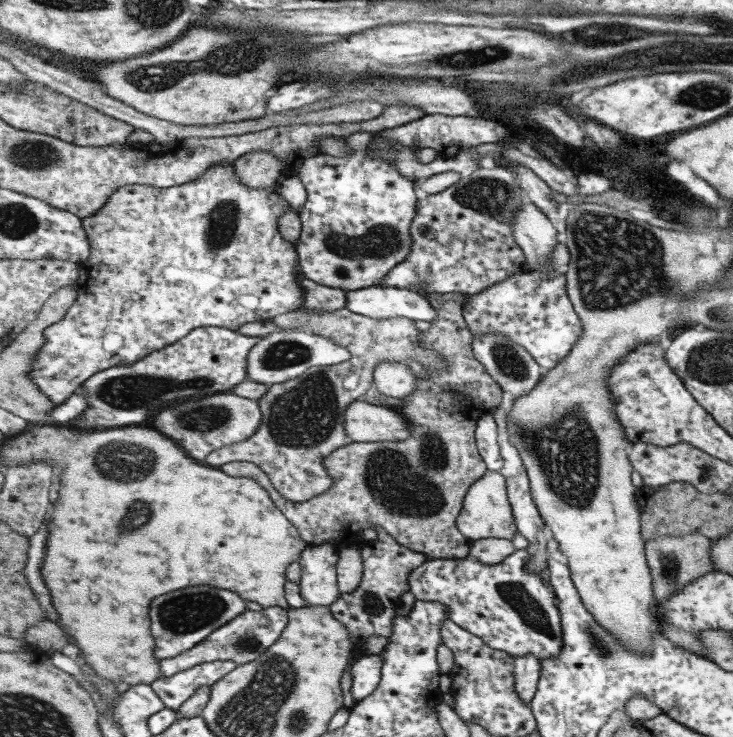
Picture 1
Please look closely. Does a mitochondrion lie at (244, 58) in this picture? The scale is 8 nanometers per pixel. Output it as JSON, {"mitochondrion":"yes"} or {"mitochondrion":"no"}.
{"mitochondrion":"yes"}

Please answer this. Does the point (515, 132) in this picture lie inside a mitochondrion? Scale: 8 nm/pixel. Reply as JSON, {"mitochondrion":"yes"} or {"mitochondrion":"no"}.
{"mitochondrion":"no"}

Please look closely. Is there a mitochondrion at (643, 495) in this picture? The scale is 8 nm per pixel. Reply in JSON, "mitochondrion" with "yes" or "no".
{"mitochondrion":"no"}

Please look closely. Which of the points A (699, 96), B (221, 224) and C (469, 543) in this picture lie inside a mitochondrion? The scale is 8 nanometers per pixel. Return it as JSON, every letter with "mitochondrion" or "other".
{"A":"mitochondrion","B":"mitochondrion","C":"other"}

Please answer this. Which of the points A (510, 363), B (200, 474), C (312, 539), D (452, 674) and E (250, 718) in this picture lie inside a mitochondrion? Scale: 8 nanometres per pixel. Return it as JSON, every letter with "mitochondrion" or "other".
{"A":"mitochondrion","B":"other","C":"other","D":"other","E":"mitochondrion"}

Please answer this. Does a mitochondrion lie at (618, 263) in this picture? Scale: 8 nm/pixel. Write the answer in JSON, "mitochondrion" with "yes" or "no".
{"mitochondrion":"yes"}

